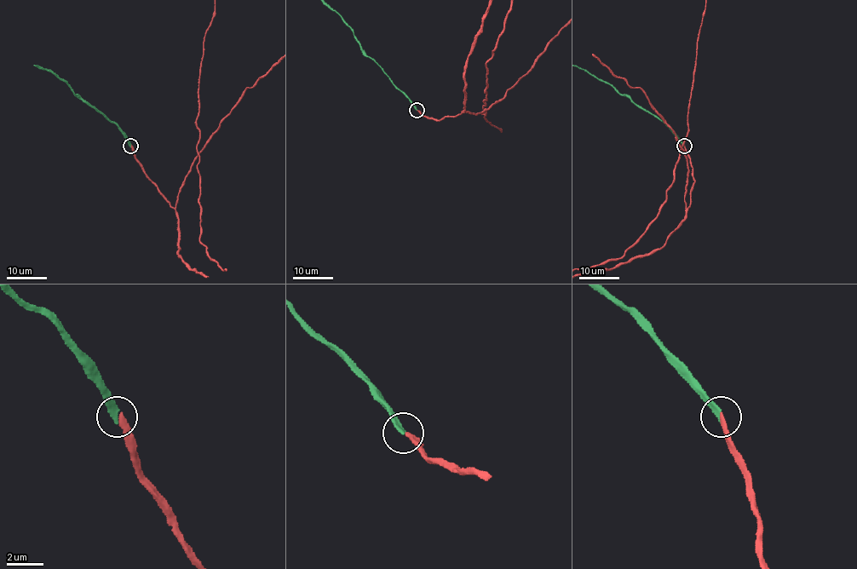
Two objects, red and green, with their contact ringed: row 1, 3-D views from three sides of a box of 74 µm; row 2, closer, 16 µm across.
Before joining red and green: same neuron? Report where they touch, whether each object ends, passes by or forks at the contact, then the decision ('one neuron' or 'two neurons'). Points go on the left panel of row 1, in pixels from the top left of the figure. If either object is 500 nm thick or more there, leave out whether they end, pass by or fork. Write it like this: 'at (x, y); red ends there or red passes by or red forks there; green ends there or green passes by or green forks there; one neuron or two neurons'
at (130, 146); red ends there; green ends there; one neuron

